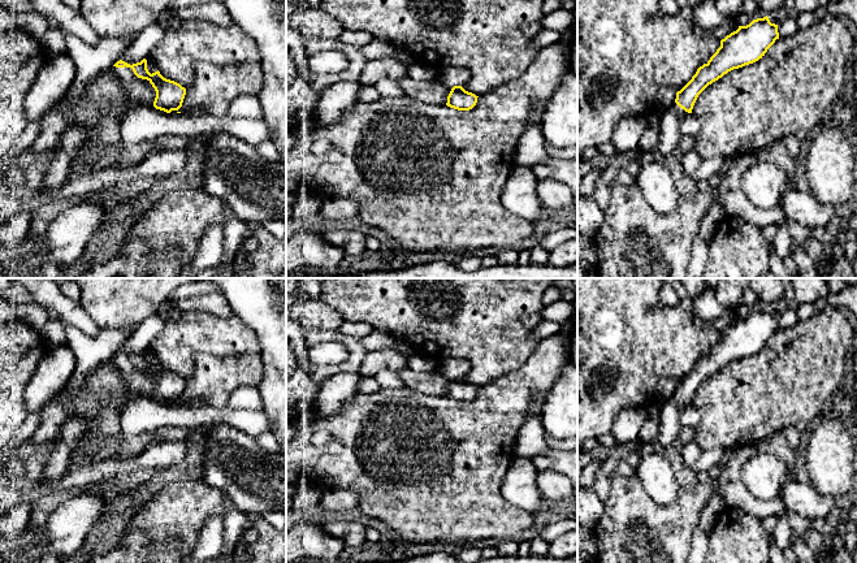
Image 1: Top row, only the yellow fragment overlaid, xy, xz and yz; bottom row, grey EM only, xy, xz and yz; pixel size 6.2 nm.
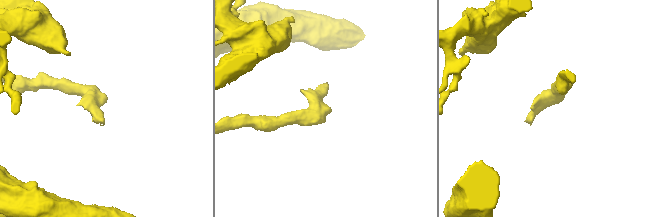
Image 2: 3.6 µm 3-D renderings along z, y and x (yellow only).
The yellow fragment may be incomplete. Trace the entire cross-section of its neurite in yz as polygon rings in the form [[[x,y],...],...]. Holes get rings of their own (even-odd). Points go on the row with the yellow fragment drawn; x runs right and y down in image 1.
[[[766,16],[753,20],[746,26],[739,26],[720,40],[717,52],[697,69],[692,79],[676,92],[675,103],[662,113],[657,146],[659,159],[679,148],[681,140],[679,125],[688,113],[692,113],[698,95],[728,72],[762,59],[776,39],[779,39],[778,25],[771,23]]]

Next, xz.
[[[454,86],[447,96],[446,105],[458,111],[469,111],[476,105],[477,98],[462,86]]]

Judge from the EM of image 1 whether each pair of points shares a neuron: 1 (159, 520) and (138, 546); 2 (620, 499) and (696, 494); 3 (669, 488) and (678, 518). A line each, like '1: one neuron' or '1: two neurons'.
1: two neurons
2: one neuron
3: two neurons

